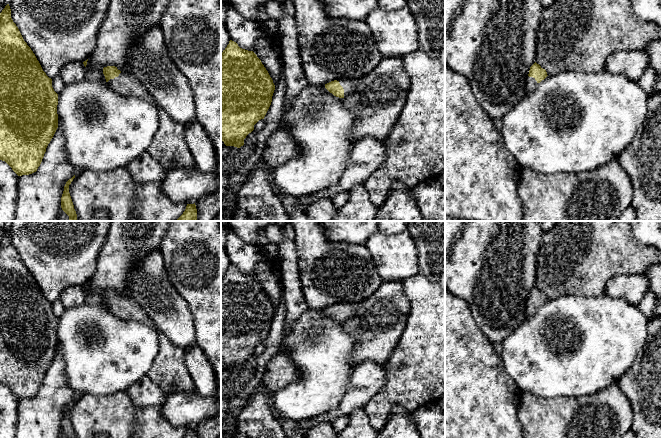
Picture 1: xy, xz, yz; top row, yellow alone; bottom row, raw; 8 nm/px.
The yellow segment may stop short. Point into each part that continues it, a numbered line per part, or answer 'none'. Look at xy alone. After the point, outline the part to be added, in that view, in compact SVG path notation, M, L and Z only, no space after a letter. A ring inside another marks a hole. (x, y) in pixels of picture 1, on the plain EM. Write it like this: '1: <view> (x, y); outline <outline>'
1: xy (125, 308); outline M121 296L118 301L110 303L107 307L122 320L142 322L154 328L153 322L146 312L129 297Z

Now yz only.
1: yz (531, 306); outline M527 301L526 316L531 316L538 309L537 305L533 301Z

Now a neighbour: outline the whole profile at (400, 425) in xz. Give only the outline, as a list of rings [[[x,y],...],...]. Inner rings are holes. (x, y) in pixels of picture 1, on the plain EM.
[[[394,405],[390,418],[377,438],[421,438],[419,429],[411,419],[412,412],[401,405]]]

